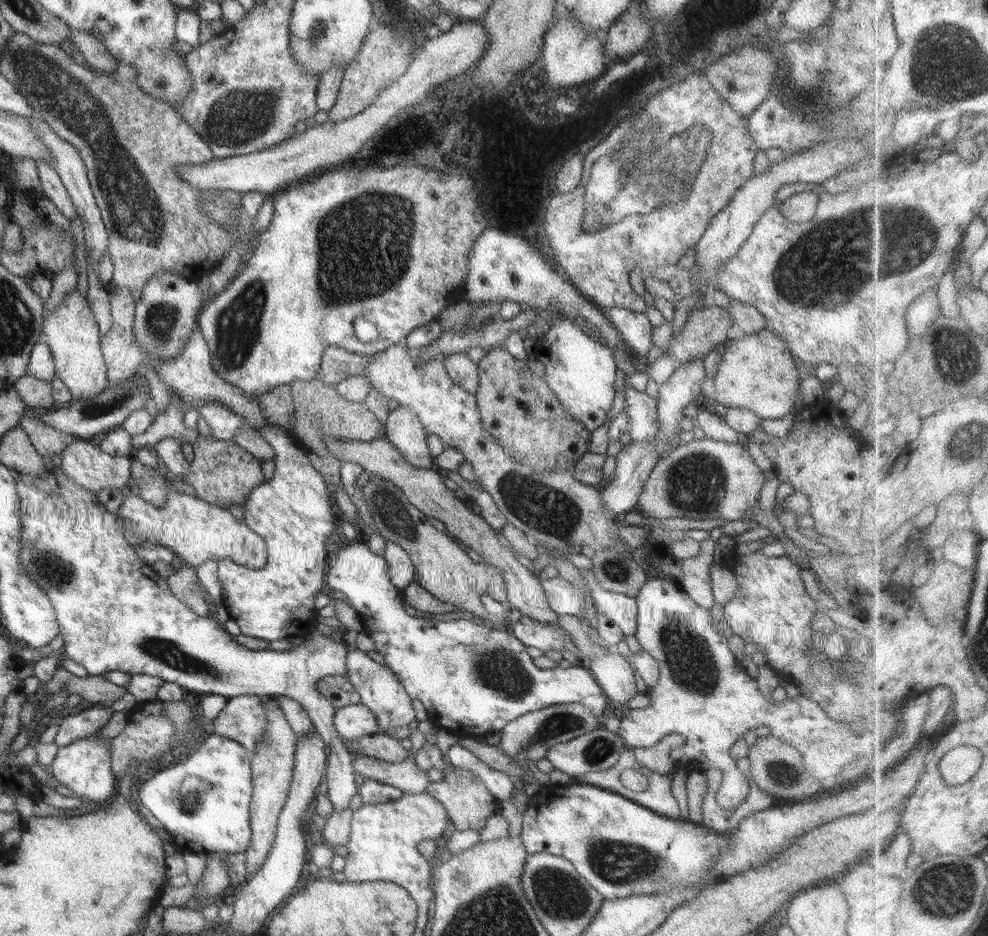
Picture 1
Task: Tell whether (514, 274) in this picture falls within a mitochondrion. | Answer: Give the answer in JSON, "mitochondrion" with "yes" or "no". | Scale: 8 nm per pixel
{"mitochondrion":"yes"}

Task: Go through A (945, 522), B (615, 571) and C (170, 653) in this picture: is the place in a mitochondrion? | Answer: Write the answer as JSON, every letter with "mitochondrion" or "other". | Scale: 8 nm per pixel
{"A":"other","B":"mitochondrion","C":"mitochondrion"}

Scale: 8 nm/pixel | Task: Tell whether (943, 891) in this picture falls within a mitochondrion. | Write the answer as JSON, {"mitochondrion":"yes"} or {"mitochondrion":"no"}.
{"mitochondrion":"yes"}

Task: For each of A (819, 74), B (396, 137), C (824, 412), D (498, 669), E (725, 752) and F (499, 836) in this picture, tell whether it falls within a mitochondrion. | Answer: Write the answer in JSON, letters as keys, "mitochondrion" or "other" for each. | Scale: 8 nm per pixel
{"A":"mitochondrion","B":"other","C":"other","D":"mitochondrion","E":"other","F":"other"}

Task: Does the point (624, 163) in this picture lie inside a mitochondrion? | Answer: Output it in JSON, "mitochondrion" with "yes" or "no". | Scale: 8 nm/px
{"mitochondrion":"yes"}

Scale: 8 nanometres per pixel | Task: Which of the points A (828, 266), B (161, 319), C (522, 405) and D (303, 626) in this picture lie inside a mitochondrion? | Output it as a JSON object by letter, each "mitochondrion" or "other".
{"A":"mitochondrion","B":"mitochondrion","C":"other","D":"other"}

